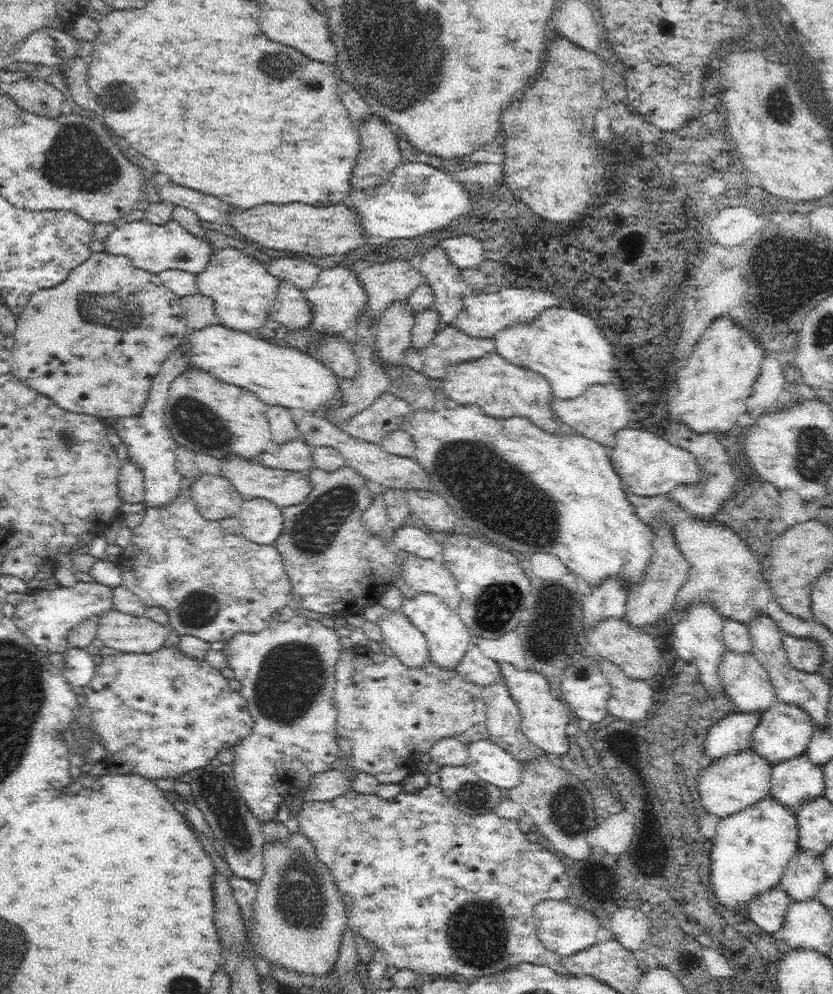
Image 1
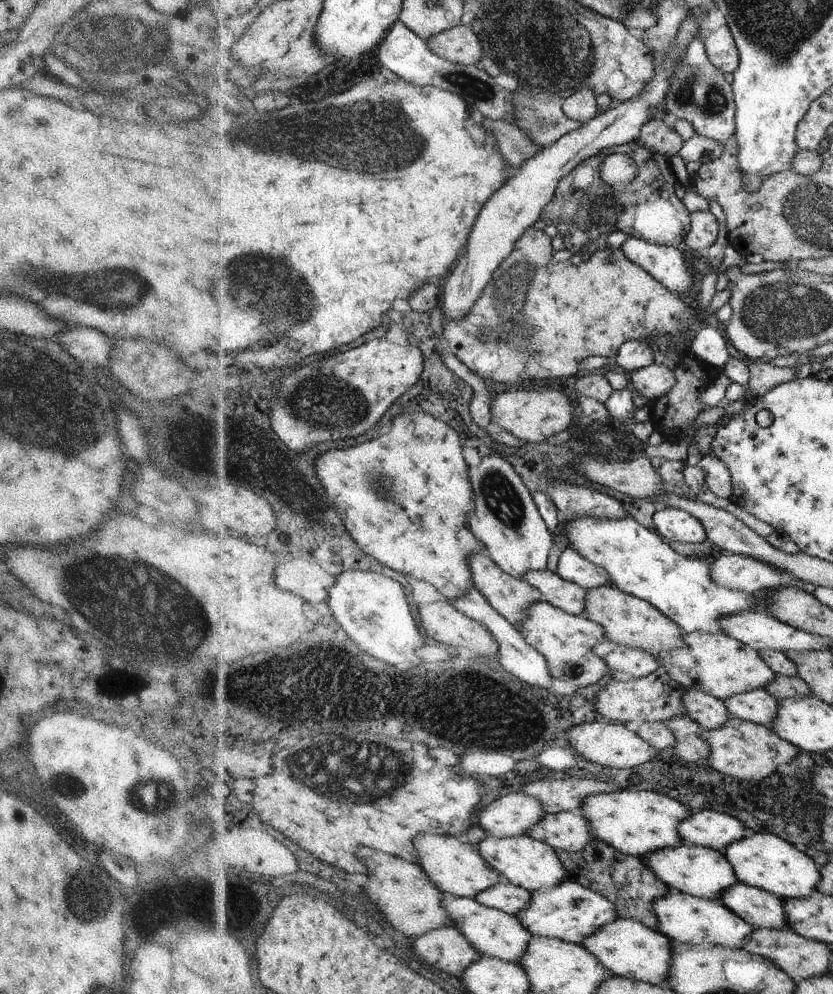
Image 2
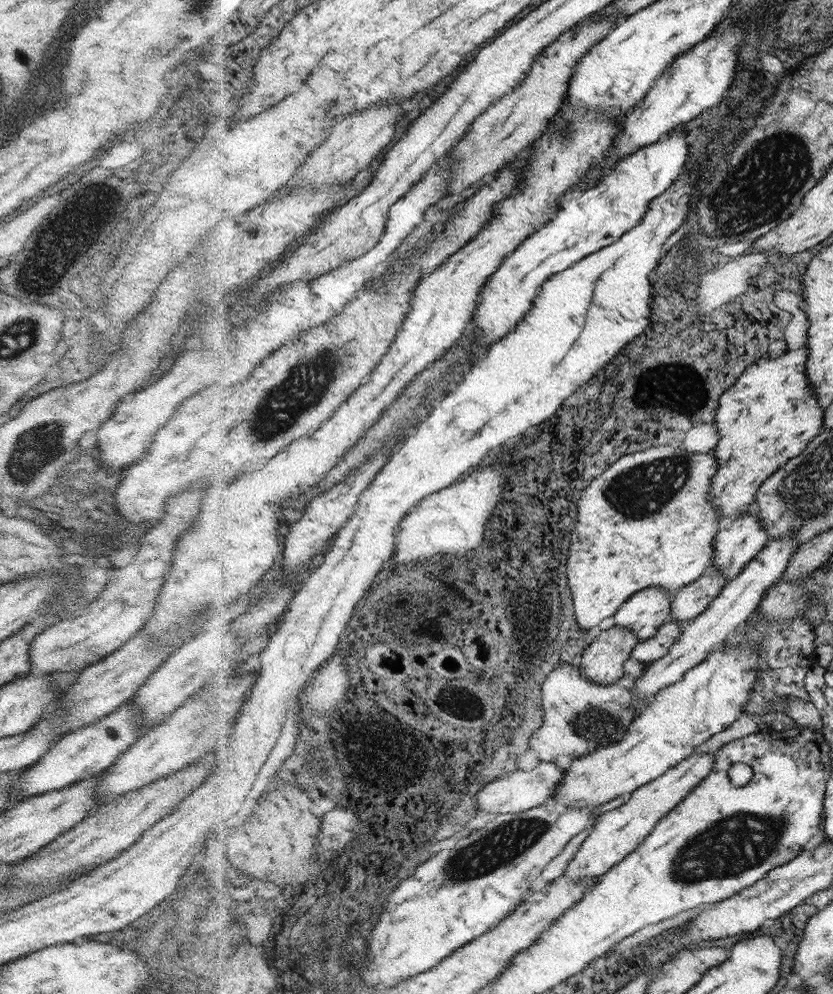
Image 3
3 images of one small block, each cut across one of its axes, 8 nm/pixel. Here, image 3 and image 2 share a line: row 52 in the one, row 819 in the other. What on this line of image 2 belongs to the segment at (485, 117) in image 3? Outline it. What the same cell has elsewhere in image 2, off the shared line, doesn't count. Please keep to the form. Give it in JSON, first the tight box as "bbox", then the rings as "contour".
{"bbox":[527,808,592,852],"contour":[[[580,808],[546,813],[527,834],[536,840],[547,842],[556,851],[568,852],[582,850],[592,839],[590,826]]]}

